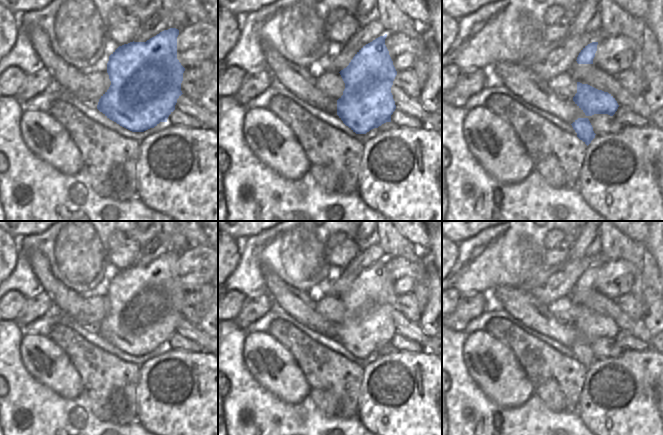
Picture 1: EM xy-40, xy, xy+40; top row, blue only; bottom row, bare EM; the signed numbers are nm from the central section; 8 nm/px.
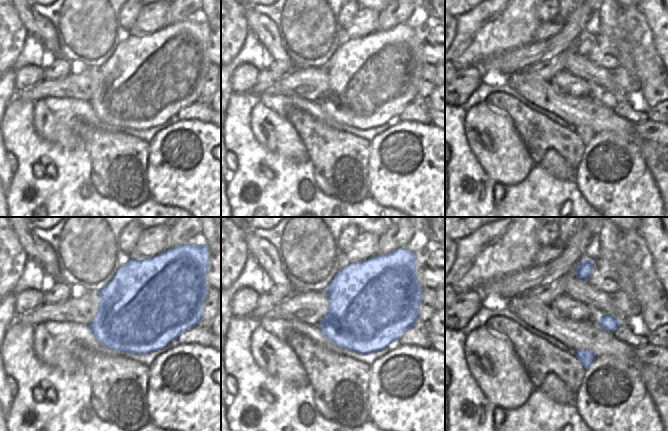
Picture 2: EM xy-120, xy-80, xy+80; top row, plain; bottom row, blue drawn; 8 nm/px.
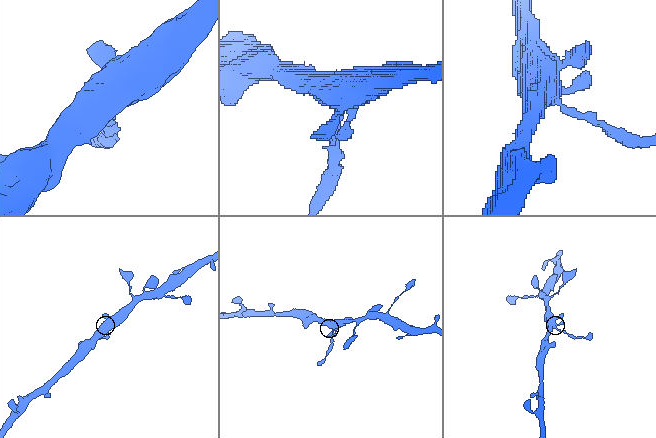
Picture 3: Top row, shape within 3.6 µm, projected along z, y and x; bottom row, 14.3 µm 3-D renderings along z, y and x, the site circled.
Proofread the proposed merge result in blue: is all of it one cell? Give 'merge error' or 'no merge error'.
no merge error

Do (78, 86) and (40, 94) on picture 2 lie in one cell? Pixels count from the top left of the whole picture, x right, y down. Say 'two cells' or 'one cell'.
one cell

